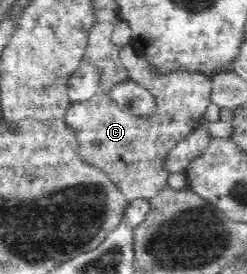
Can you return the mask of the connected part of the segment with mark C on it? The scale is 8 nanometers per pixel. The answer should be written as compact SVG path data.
M132 45L122 47L119 54L122 58L122 65L128 70L129 79L150 91L154 96L156 108L158 108L154 111L154 115L133 117L129 112L123 111L122 107L119 107L118 103L112 101L107 95L99 93L88 101L72 103L66 111L65 121L73 131L76 131L78 141L80 141L80 155L86 159L86 163L104 169L106 176L118 186L129 203L136 199L150 200L167 185L170 174L166 172L164 165L168 159L168 152L178 141L185 139L202 125L202 119L212 102L212 79L200 72L186 70L172 70L166 75L164 72L160 74L152 70L150 62L144 56L140 56Z

